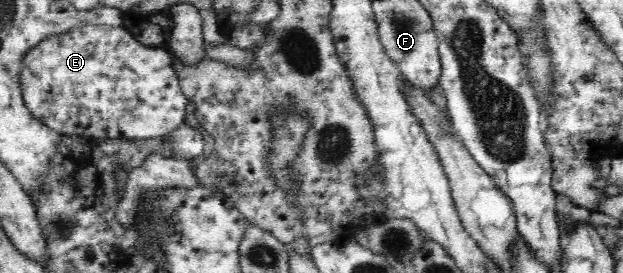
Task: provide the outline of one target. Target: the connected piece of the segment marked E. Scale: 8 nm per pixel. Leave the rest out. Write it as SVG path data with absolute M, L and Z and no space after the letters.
M82 24L77 28L69 29L69 32L46 36L45 40L39 41L36 47L29 49L29 52L25 53L24 63L22 63L22 73L20 73L20 85L26 108L43 125L46 125L49 129L56 131L62 136L76 134L98 139L120 137L128 141L162 138L168 135L168 133L172 133L174 129L178 129L185 122L186 105L189 103L189 100L185 97L181 89L180 79L174 70L170 52L165 48L146 47L138 43L124 26Z

